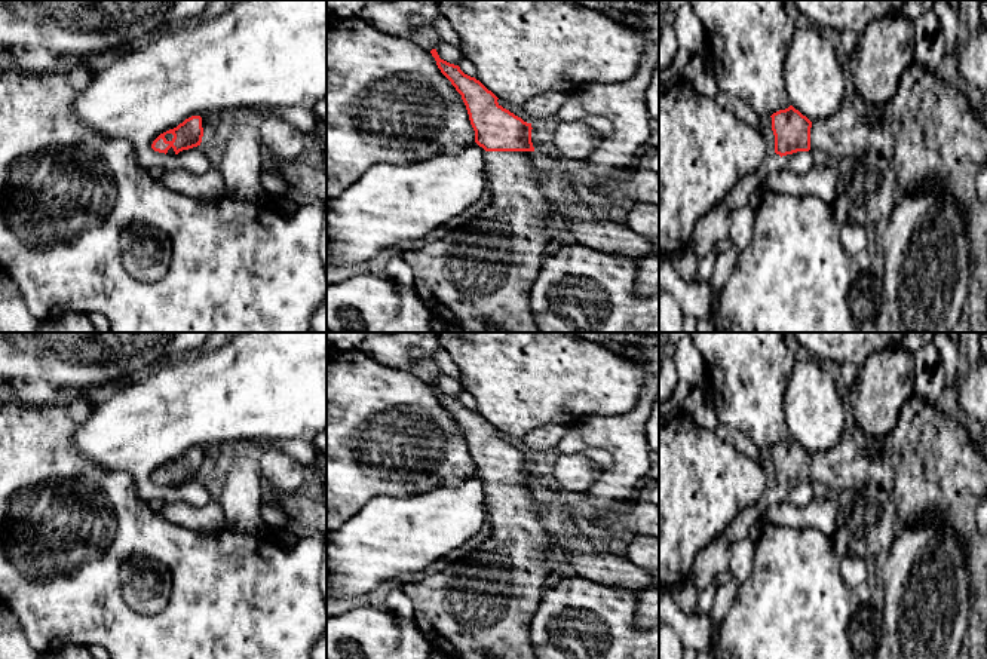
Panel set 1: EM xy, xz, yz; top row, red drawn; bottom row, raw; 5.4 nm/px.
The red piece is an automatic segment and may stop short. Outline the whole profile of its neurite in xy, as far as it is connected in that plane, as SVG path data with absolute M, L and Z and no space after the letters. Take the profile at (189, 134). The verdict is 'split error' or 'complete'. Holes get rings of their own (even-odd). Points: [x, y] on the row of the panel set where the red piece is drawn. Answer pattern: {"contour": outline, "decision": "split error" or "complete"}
{"contour": "M191 116L177 128L160 134L151 144L159 153L177 156L183 150L200 145L203 137L202 117Z", "decision": "split error"}

